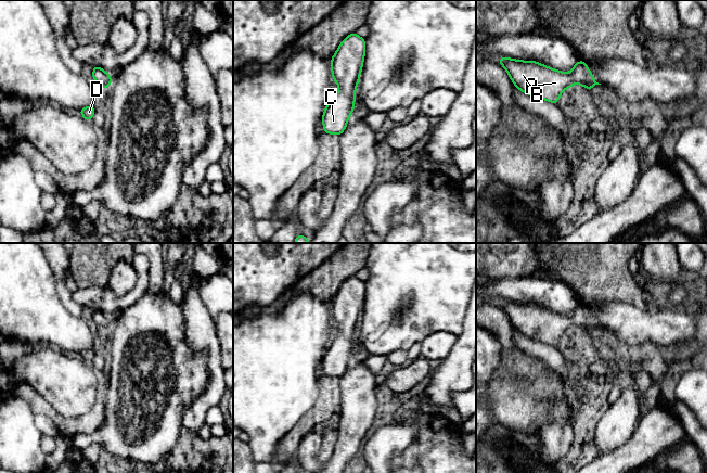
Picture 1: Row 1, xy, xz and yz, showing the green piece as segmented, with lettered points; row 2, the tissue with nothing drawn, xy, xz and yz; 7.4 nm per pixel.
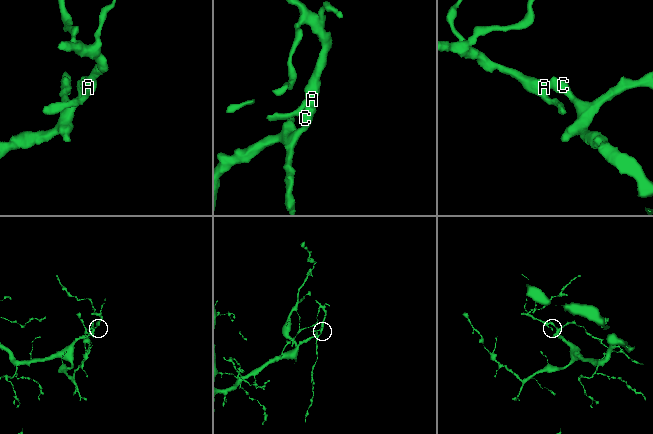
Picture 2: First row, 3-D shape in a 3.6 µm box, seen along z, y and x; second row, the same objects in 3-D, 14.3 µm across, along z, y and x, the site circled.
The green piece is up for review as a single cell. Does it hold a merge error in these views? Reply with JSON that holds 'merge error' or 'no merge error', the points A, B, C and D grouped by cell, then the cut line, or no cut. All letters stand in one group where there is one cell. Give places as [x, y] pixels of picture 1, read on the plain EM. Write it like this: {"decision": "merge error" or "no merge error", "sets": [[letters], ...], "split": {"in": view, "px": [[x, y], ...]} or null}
{"decision": "no merge error", "sets": [["A", "B", "C", "D"]], "split": null}

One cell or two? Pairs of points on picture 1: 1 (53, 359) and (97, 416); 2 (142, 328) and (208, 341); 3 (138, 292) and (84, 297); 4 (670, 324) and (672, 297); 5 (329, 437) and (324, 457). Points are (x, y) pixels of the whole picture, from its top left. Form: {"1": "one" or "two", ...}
{"1": "two", "2": "two", "3": "one", "4": "two", "5": "one"}

